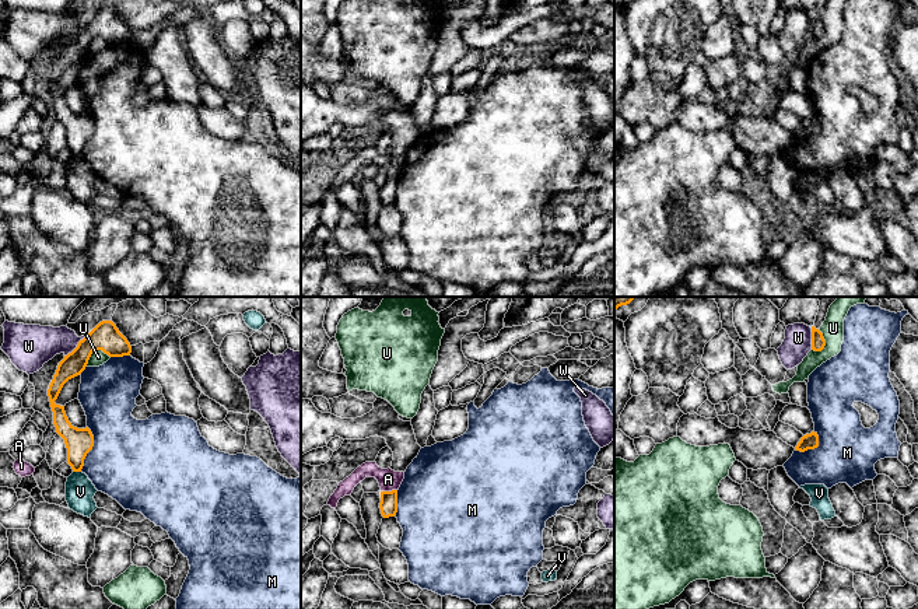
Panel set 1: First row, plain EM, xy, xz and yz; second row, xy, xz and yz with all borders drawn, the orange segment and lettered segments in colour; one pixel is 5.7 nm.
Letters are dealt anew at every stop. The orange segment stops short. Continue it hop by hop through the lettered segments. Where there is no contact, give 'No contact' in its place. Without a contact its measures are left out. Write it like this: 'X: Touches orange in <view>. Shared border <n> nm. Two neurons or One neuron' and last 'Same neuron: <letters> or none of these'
A: Touches orange in xz. Shared border 100 nm. Two neurons
M: Touches orange in xy. Shared border 260 nm. Two neurons
U: Touches orange in xy. Shared border 160 nm. Two neurons
V: Touches orange in xy. Shared border 50 nm. Two neurons
W: Touches orange in xy. Shared border 170 nm. Two neurons
Same neuron: none of these

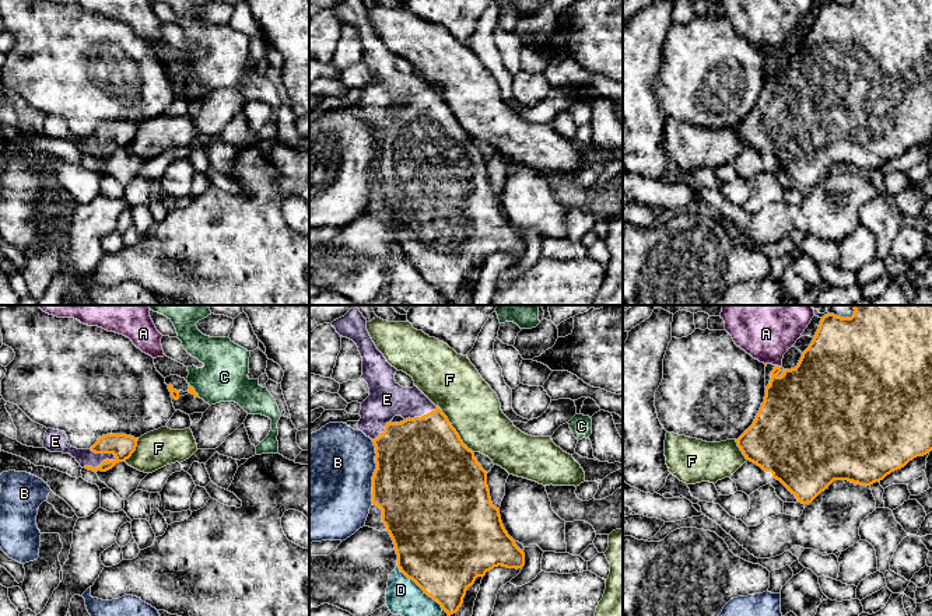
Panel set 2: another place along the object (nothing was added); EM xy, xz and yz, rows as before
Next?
A: Touches orange in yz. Shared border 40 nm. Two neurons
B: Touches orange in xz. Shared border 360 nm. Two neurons
C: Touches orange in xy. Shared border 100 nm. Two neurons
D: Touches orange in xz. Shared border 360 nm. Two neurons
E: Touches orange in xy. Shared border 200 nm. One neuron
F: Touches orange in xz. Shared border 360 nm. Two neurons
Same neuron: E

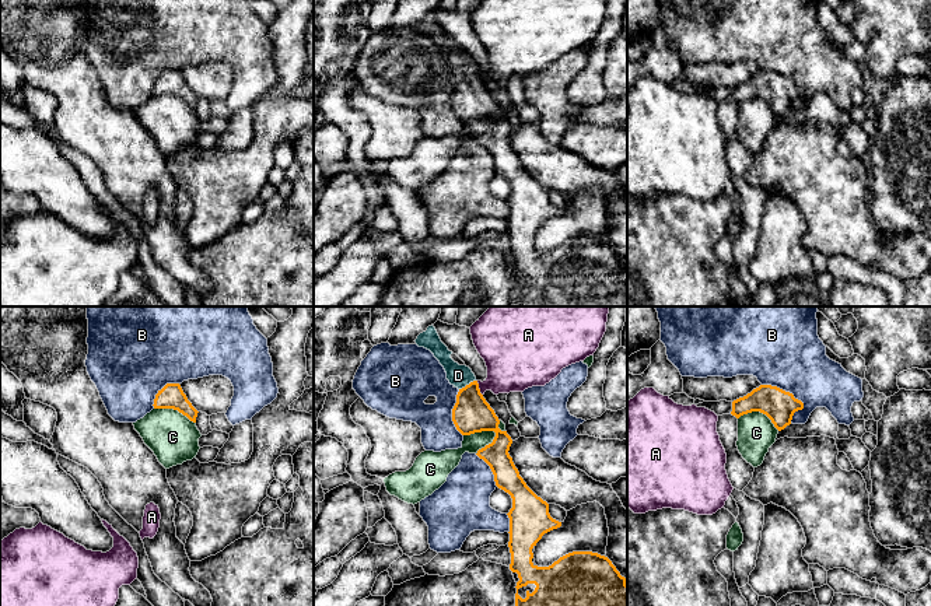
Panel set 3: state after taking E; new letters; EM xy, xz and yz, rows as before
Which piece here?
A: Touches orange in xz. Shared border 90 nm. Two neurons
B: Touches orange in yz. Shared border 280 nm. Two neurons
C: Touches orange in xz. Shared border 190 nm. Two neurons
D: Touches orange in xz. Shared border 110 nm. One neuron
Same neuron: D

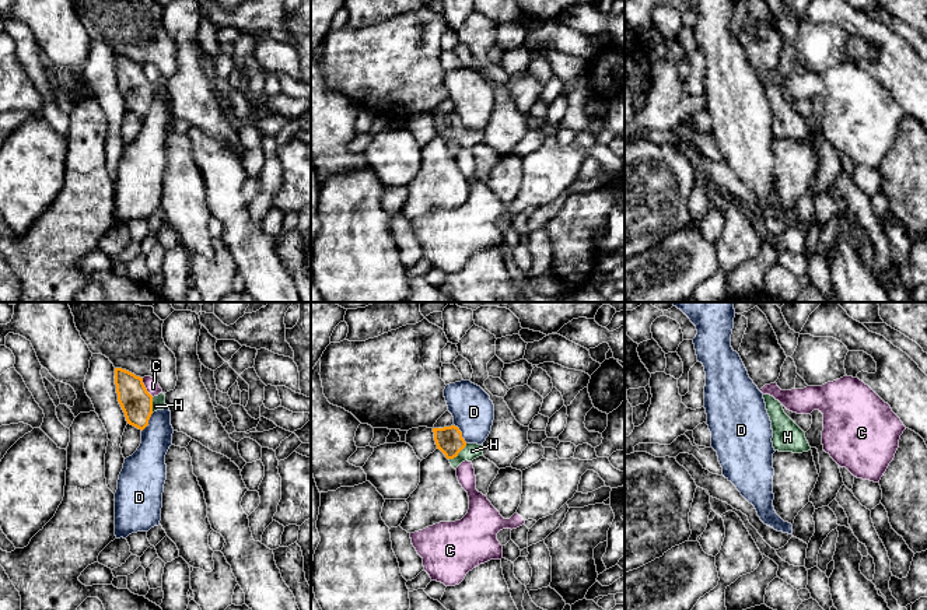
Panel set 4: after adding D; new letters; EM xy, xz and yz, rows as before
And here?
C: Touches orange in xy. Shared border 130 nm. Two neurons
D: Touches orange in xz. Shared border 130 nm. Two neurons
H: Touches orange in xz. Shared border 140 nm. One neuron
Same neuron: H

